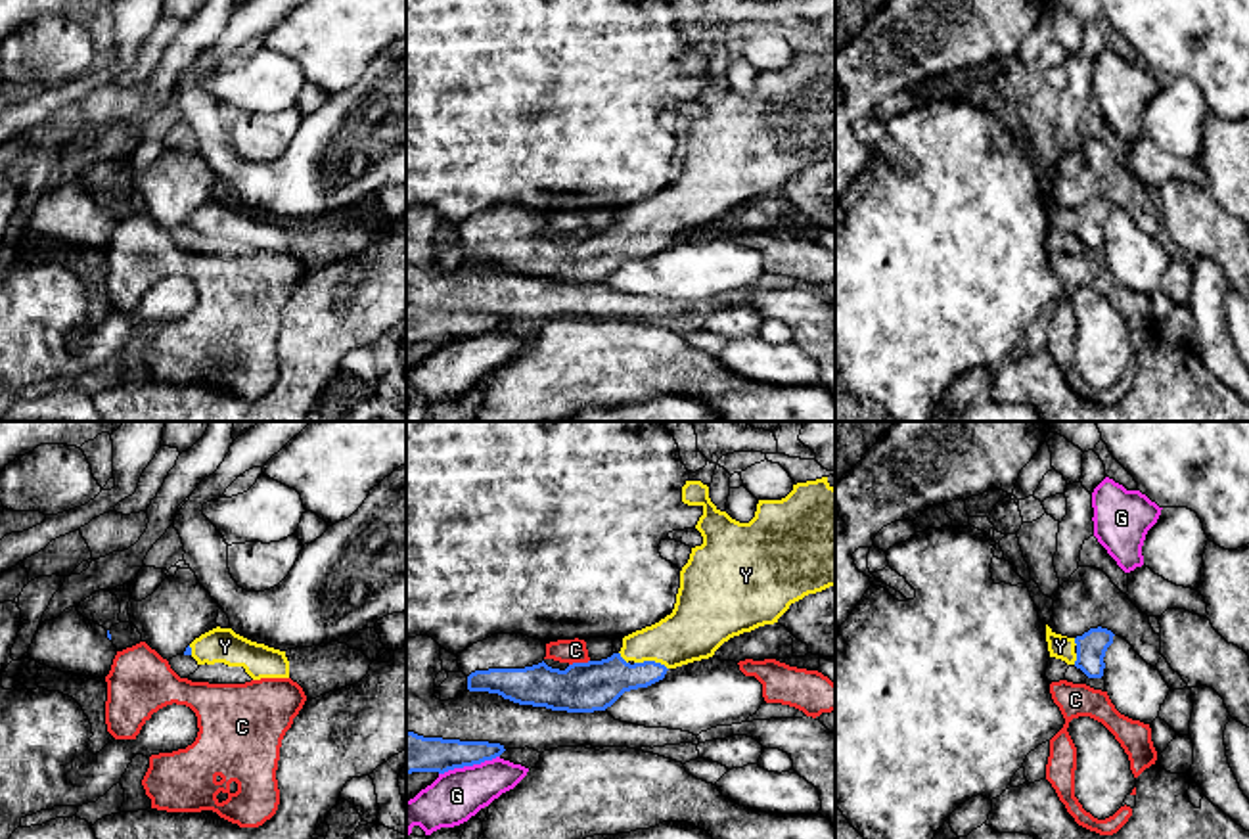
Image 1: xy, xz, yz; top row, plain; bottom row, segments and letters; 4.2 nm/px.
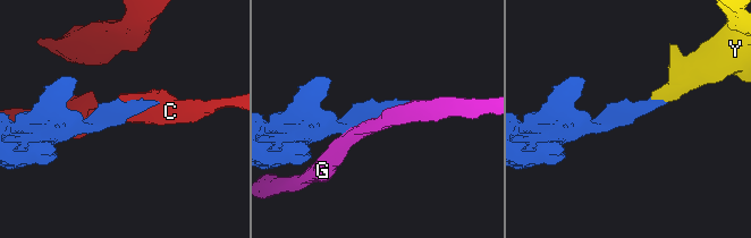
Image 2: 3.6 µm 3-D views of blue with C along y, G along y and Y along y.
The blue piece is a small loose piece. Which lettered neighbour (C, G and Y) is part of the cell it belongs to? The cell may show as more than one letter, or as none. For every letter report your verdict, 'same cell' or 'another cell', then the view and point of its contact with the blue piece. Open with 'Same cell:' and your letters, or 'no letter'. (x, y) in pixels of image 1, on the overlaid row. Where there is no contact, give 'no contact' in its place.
Same cell: Y
C: another cell; contact xz (579, 663)
G: another cell; contact xz (468, 765)
Y: same cell; contact xz (652, 661)

